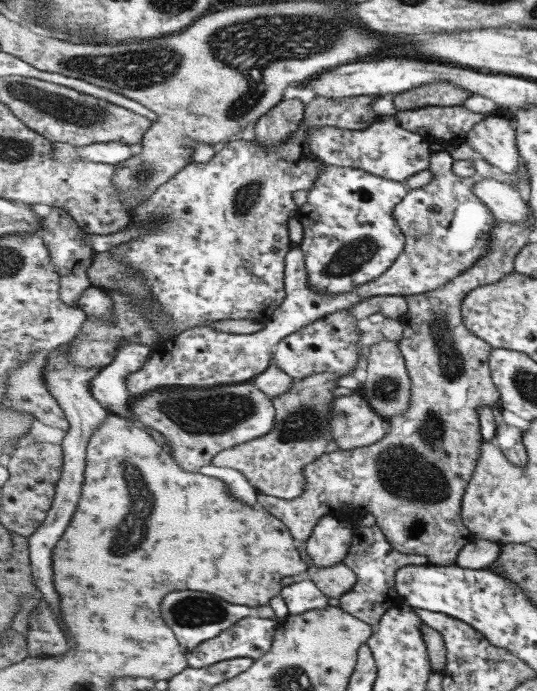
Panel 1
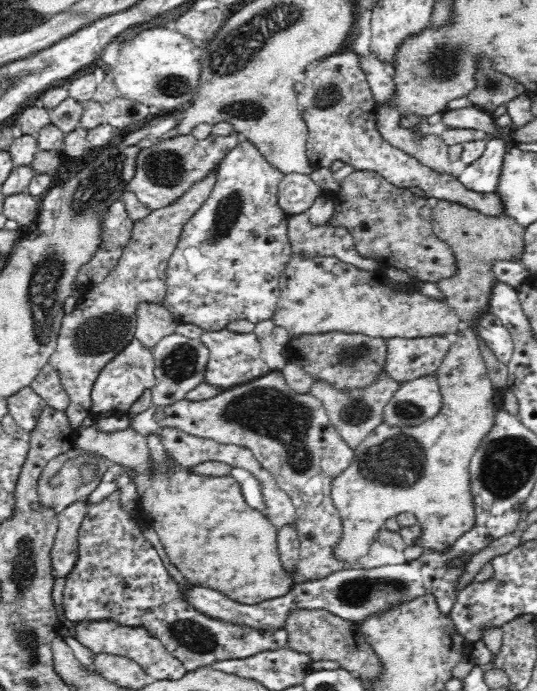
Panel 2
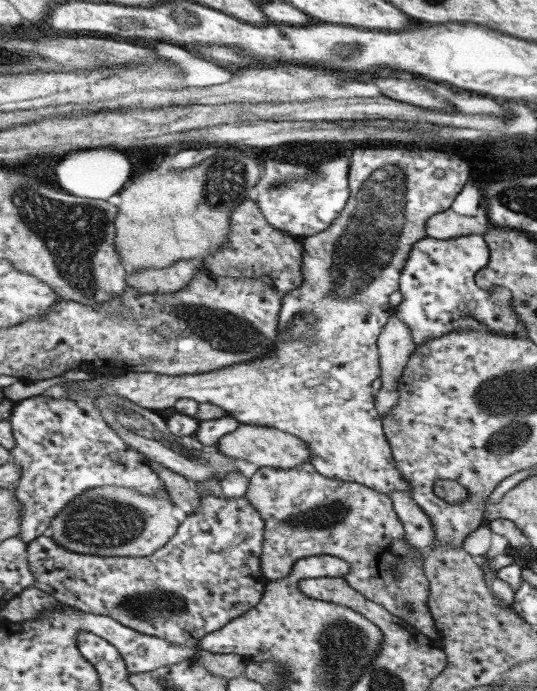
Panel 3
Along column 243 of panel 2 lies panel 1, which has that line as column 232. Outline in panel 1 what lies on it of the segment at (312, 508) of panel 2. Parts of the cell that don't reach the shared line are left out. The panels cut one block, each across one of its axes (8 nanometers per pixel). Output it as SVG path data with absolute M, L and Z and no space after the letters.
M252 381L203 388L171 386L151 390L144 397L131 400L131 406L137 423L141 423L145 429L161 432L166 437L166 447L172 448L173 457L189 473L197 473L201 466L212 464L213 459L225 450L265 437L276 425L276 406L273 398Z

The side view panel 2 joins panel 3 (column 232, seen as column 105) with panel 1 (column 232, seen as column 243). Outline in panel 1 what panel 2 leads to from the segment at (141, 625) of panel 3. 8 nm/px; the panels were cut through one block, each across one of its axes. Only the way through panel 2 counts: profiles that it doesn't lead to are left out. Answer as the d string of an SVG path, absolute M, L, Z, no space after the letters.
M275 596L268 604L273 608L273 618L245 617L237 624L223 631L219 636L202 642L193 651L188 651L188 662L191 668L205 668L231 658L263 658L271 649L276 631L290 615L289 607L281 596Z

